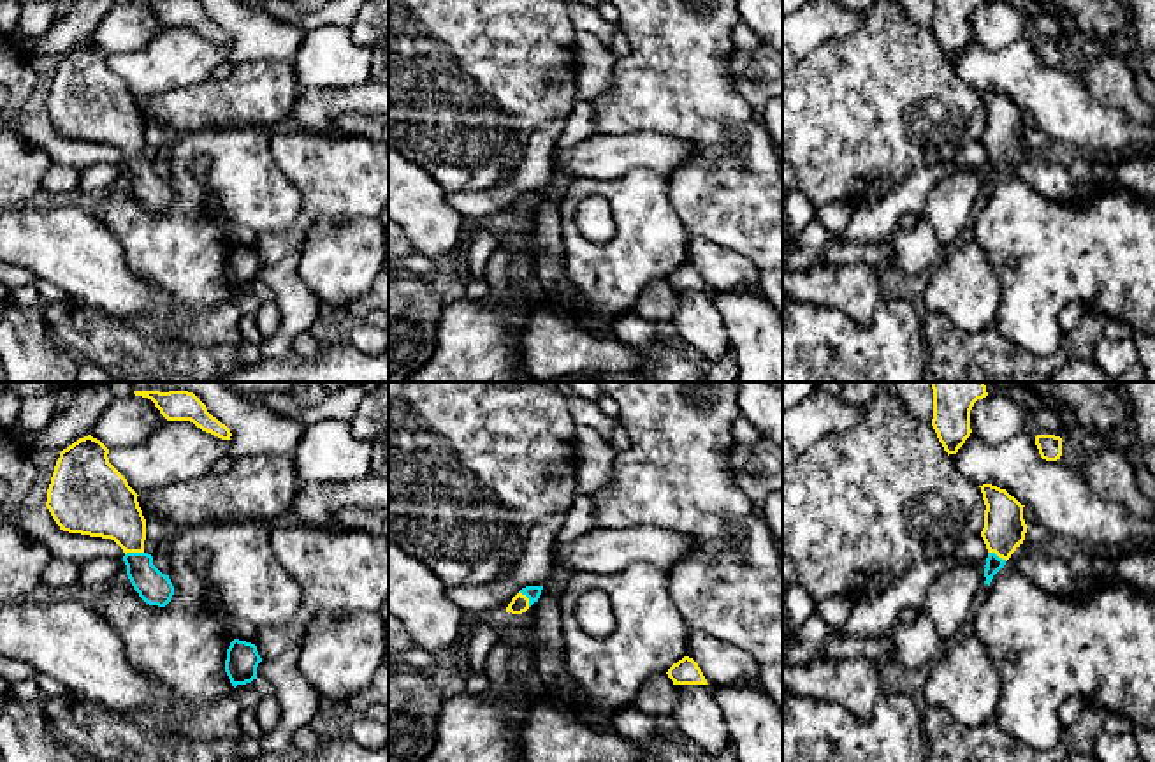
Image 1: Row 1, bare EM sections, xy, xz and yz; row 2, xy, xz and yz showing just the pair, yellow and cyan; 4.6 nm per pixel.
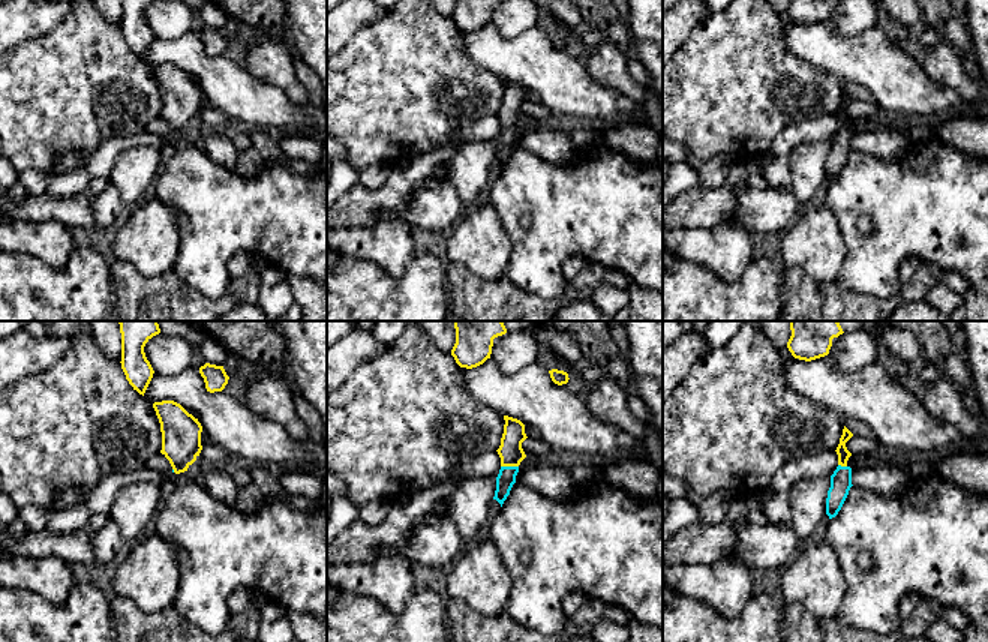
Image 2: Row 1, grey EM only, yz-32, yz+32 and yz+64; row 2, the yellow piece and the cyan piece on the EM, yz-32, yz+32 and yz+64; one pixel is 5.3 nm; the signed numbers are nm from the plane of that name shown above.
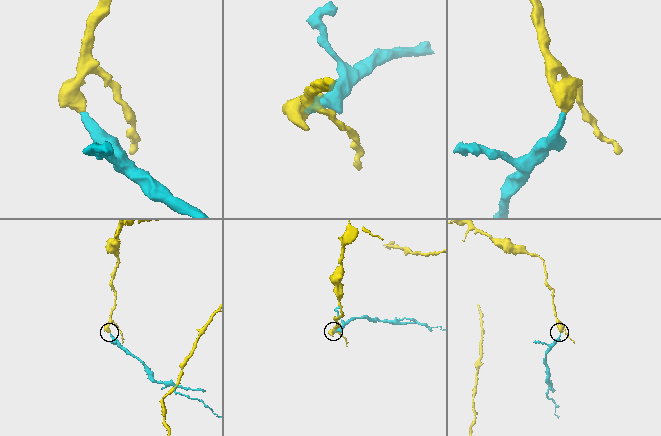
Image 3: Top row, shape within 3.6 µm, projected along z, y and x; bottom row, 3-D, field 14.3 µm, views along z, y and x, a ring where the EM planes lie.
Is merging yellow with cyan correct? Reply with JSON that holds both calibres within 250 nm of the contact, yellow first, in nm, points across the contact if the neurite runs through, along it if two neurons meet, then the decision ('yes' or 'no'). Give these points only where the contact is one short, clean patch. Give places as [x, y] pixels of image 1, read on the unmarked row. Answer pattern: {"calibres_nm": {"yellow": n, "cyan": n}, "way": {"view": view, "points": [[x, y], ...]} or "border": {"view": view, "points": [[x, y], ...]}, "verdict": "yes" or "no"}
{"calibres_nm": {"yellow": 280, "cyan": 160}, "way": {"view": "xy", "points": [[104, 111], [129, 136], [134, 157], [141, 178], [155, 194]]}, "verdict": "yes"}

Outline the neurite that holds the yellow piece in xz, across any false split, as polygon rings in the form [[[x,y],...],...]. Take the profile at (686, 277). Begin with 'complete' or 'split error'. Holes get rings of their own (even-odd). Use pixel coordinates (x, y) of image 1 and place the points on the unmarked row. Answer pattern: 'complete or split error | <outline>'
complete | [[[689,262],[673,269],[666,280],[673,290],[708,290],[698,269]]]

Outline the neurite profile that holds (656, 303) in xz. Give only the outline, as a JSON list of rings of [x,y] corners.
[[[666,278],[652,280],[640,294],[631,313],[650,320],[668,322],[677,310],[677,297],[673,287]]]

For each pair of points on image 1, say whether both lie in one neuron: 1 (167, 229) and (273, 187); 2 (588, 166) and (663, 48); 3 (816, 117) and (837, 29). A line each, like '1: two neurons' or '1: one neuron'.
1: one neuron
2: two neurons
3: two neurons

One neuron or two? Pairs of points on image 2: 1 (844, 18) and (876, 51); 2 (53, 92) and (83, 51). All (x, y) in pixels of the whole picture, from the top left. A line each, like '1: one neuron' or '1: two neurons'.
1: two neurons
2: one neuron

